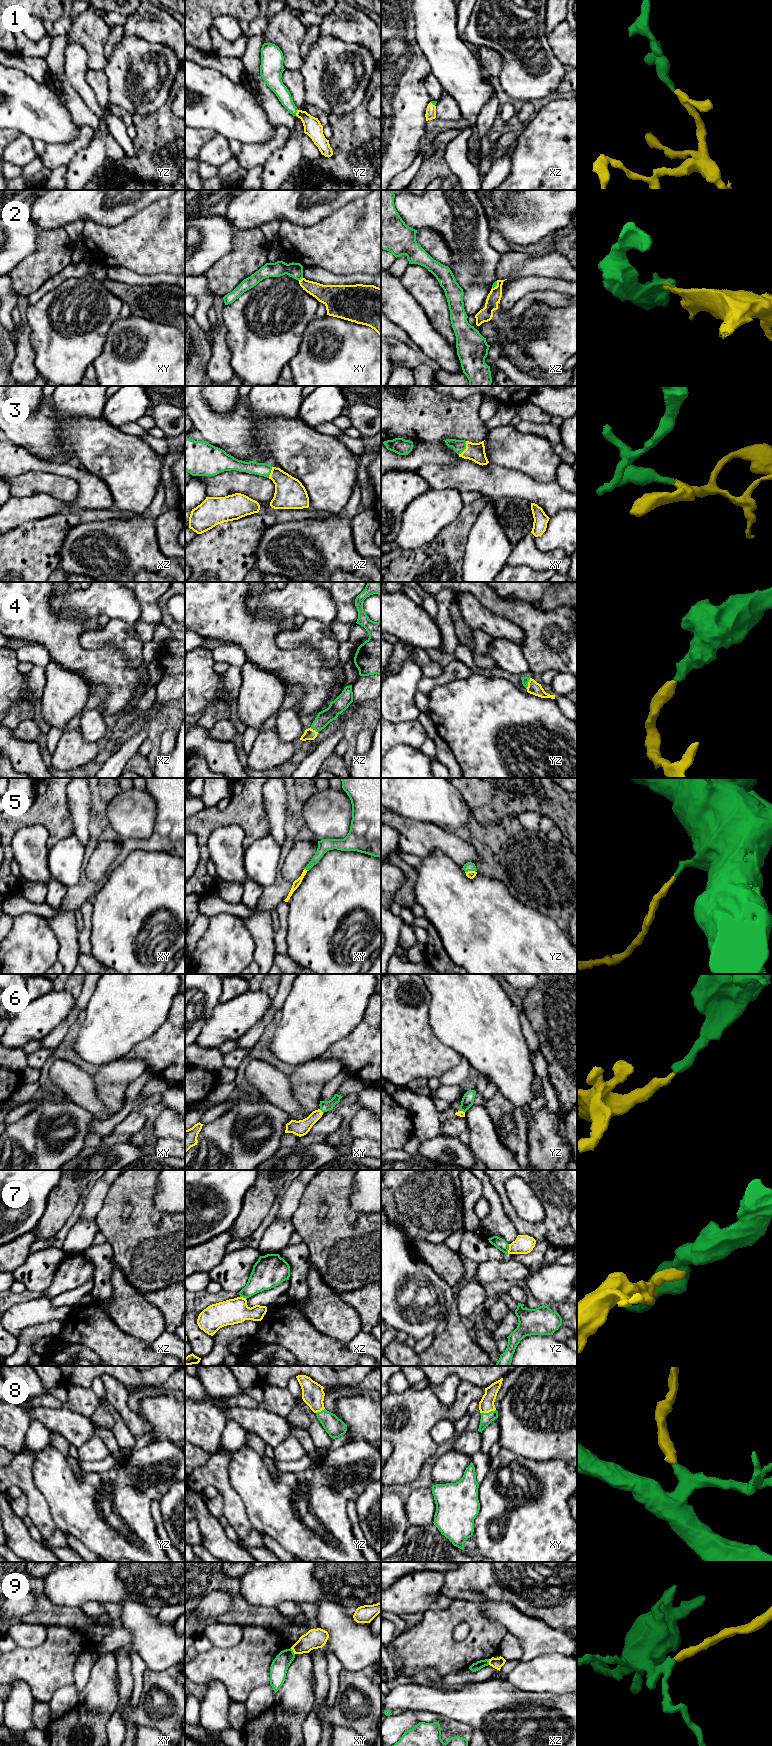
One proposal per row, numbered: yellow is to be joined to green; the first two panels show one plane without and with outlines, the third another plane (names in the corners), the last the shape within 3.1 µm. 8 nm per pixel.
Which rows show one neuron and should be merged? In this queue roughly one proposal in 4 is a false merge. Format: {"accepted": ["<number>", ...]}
{"accepted": ["1", "3", "4", "5", "6", "8"]}

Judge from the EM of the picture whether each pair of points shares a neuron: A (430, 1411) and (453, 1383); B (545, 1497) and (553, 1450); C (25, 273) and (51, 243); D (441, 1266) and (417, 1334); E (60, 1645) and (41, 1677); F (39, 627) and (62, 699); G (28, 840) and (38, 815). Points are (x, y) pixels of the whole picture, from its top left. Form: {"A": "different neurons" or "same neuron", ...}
{"A": "different neurons", "B": "different neurons", "C": "same neuron", "D": "different neurons", "E": "same neuron", "F": "different neurons", "G": "different neurons"}

